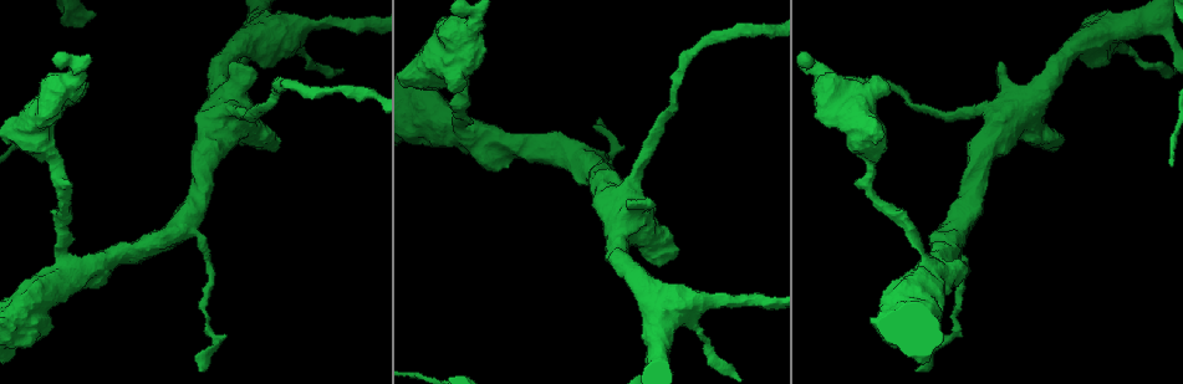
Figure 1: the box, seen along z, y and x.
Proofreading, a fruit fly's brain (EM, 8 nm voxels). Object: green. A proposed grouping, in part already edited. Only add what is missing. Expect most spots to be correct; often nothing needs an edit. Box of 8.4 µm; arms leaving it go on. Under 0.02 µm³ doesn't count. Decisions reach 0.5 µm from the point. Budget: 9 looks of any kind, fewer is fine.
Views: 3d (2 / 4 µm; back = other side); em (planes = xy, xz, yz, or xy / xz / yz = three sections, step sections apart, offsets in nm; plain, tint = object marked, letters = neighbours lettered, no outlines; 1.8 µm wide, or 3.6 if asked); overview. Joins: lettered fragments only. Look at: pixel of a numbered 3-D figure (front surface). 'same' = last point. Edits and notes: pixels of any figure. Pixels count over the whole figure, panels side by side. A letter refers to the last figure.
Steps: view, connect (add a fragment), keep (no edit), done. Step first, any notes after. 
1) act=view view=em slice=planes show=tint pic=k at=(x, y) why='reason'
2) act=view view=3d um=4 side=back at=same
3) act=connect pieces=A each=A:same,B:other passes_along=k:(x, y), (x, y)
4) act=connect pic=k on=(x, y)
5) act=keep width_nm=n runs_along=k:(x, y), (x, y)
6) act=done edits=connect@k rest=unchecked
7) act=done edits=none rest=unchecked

act=view view=em um=3.6 slice=xy step=4 show=letters pic=1 at=(275, 152) why='free end'

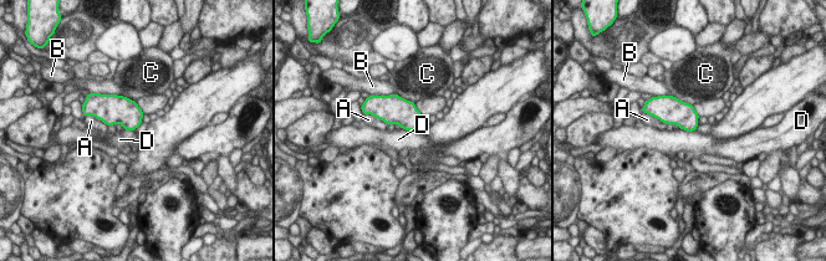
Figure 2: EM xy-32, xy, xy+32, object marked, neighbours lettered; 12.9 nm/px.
act=view view=em um=3.6 slice=planes show=letters at=same

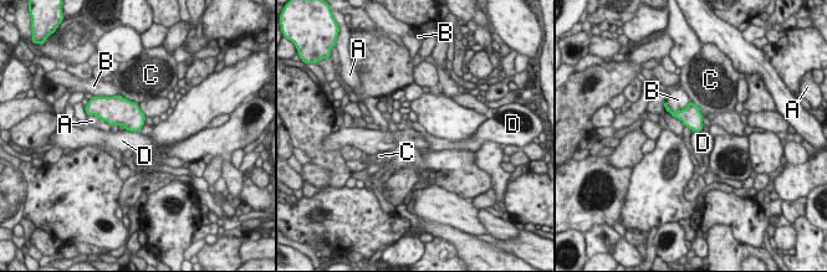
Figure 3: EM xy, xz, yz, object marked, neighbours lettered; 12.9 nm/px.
act=keep longest_contact=B:340nm each=A:other,B:other,C:other,D:other border=3:(124, 128), (138, 132) found='none of them fits'

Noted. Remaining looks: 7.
act=view view=3d um=2 pic=1 at=(1141, 62) why='narrows sharply'

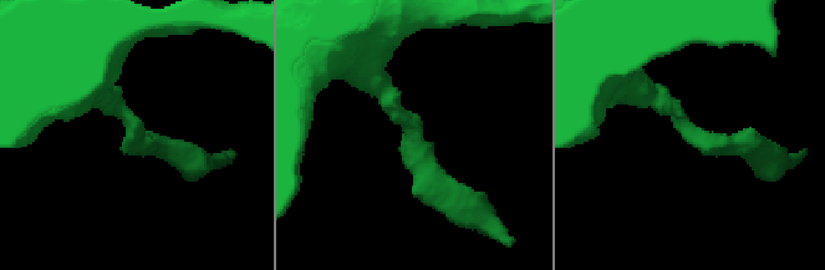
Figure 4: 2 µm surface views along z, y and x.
act=view view=em slice=xy step=16 show=tint pic=4 at=(687, 126)

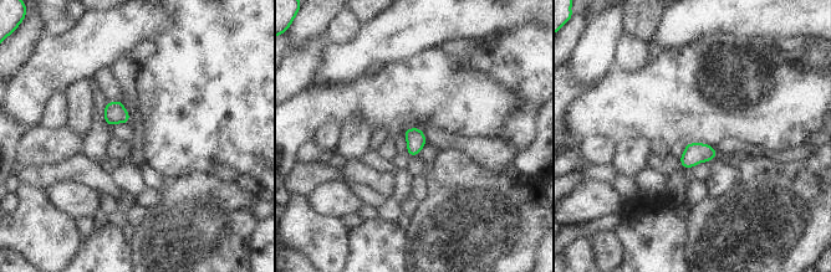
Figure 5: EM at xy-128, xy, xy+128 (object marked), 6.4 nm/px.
act=view view=em slice=planes show=letters at=same

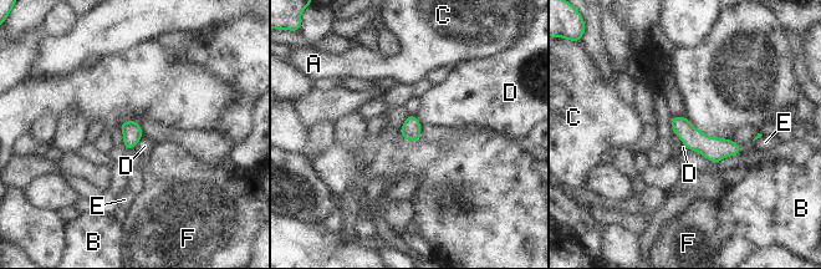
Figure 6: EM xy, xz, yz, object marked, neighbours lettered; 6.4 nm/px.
act=keep each=A:other,B:other,C:other,D:other,E:other,F:other border=6:(143, 136), (133, 147) found='no lettered fragment goes on from it'

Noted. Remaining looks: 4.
act=view view=3d um=2 pic=1 at=(642, 201) why='free end'

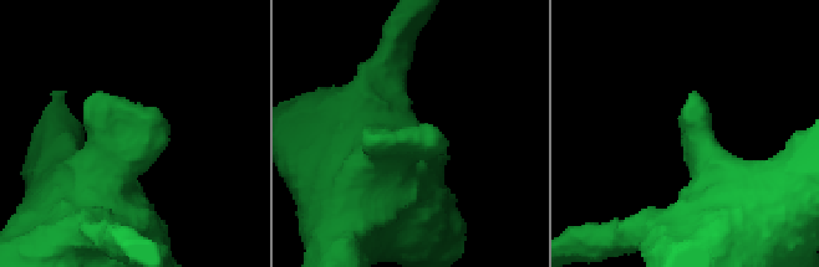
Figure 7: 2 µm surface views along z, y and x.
act=view view=em slice=xy step=16 show=letters pic=7 at=(132, 103)

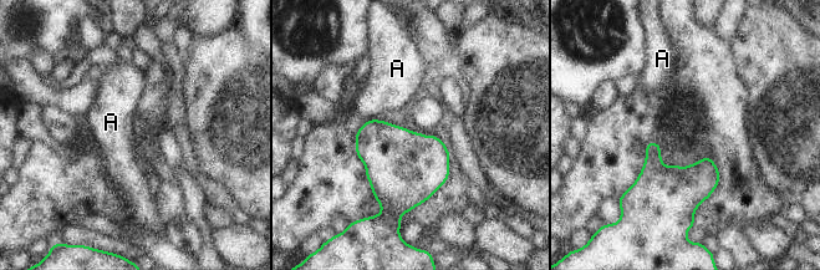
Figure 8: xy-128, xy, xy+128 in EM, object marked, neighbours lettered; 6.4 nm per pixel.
act=keep each=A:other border=8:(377, 118), (366, 121) found='none of them fits'

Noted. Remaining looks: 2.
act=view view=em slice=yz step=16 show=tint pic=1 at=(916, 371) why='end of a long branch'

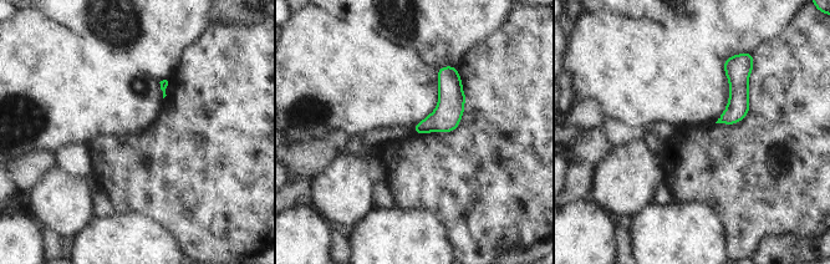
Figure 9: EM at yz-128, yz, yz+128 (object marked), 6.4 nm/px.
act=view view=em slice=planes show=letters at=same why='another direction'

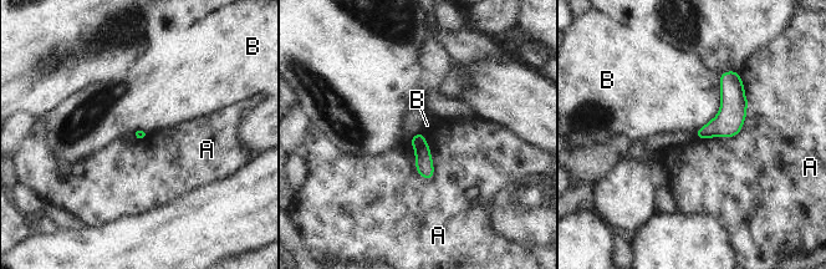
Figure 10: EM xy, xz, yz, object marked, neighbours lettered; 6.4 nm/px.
act=keep each=A:other,B:other border=10:(740, 74), (743, 127), (696, 138) found='no lettered fragment goes on from it'

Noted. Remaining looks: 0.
act=done edits=none rest=unchecked

